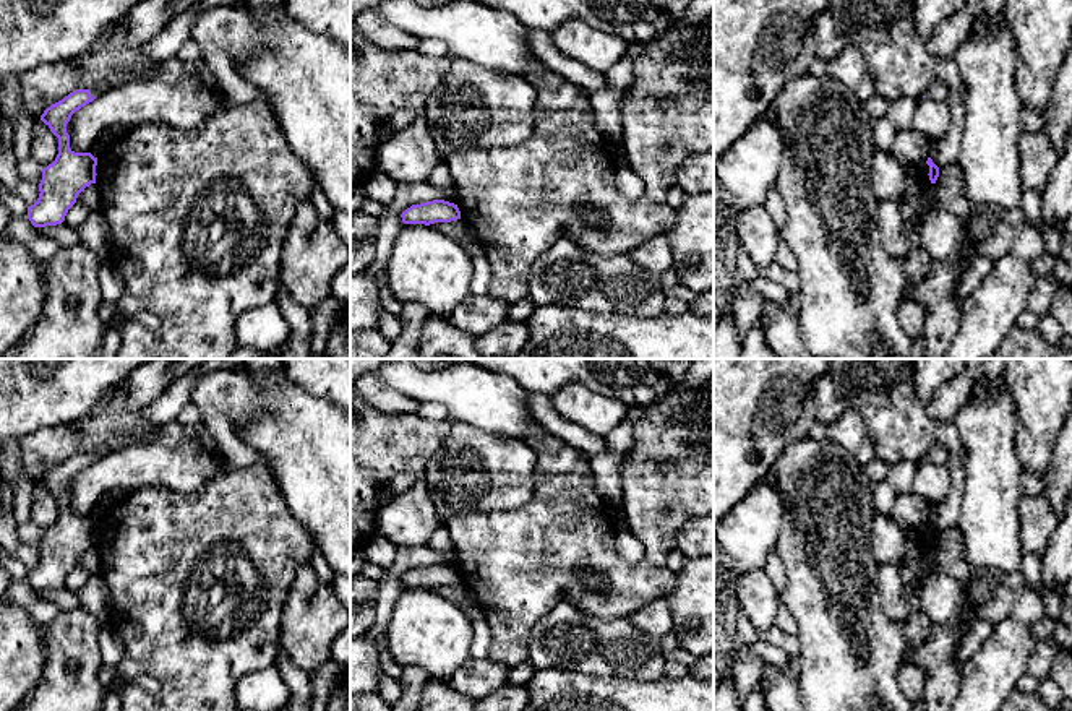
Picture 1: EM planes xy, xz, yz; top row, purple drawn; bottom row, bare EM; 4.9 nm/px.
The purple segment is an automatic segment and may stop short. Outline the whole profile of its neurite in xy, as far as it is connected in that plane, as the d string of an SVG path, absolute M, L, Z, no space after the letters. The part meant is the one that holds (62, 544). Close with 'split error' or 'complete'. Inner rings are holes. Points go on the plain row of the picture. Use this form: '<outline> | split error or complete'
M105 446L92 453L76 453L41 479L41 484L58 502L58 518L52 528L42 532L39 562L28 570L28 583L34 591L62 588L78 558L96 547L97 521L91 516L75 516L70 511L66 487L76 474L110 451L112 448Z | split error

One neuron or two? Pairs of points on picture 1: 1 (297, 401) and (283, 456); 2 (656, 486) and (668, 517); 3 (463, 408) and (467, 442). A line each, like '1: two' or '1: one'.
1: one
2: one
3: two

